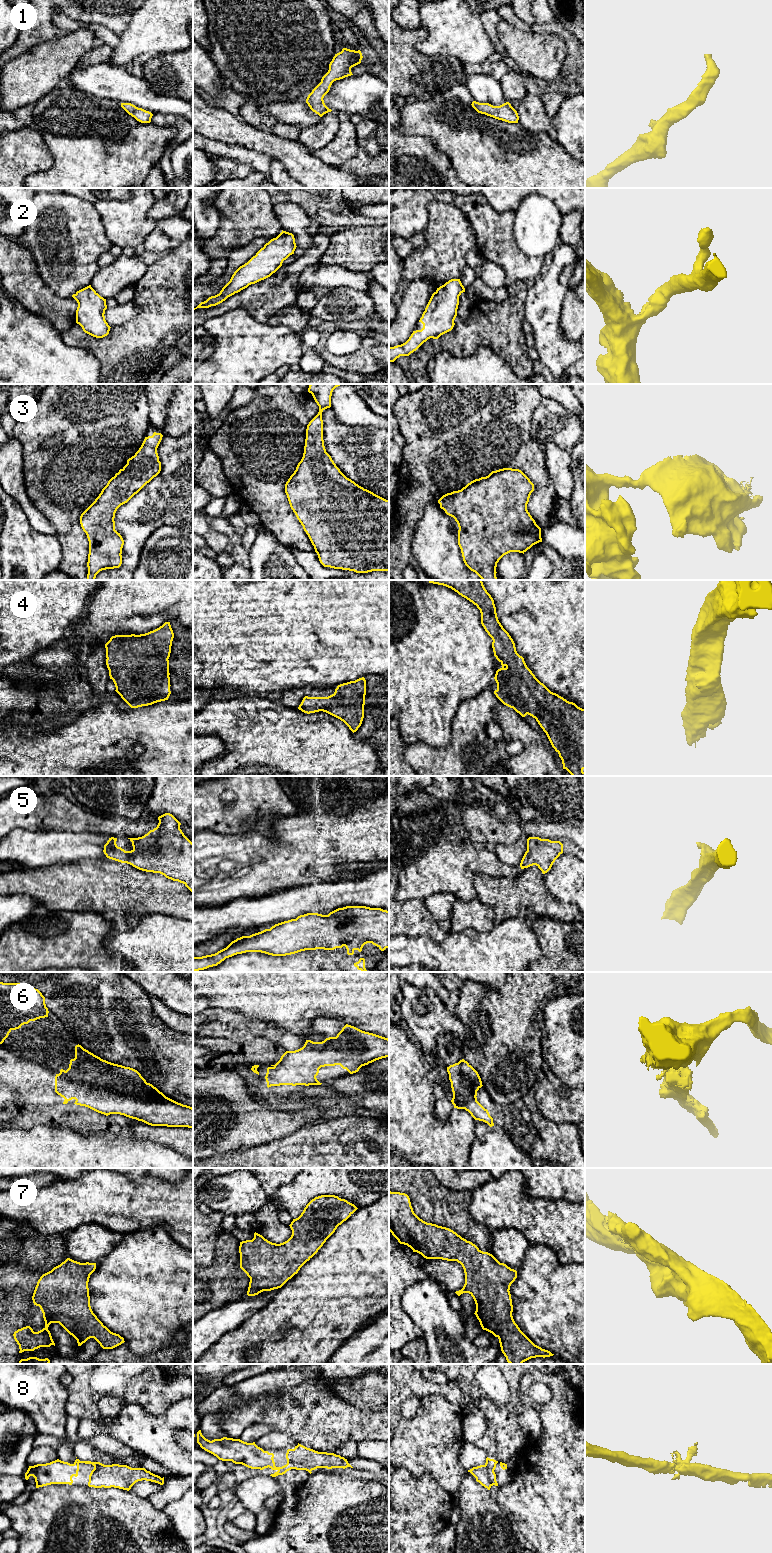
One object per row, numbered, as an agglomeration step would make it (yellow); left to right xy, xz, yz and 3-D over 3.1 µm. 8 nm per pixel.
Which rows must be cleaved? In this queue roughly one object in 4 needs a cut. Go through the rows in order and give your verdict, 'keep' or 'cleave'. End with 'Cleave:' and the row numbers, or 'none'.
1: keep
2: keep
3: keep
4: keep
5: keep
6: keep
7: keep
8: keep
Cleave: none

